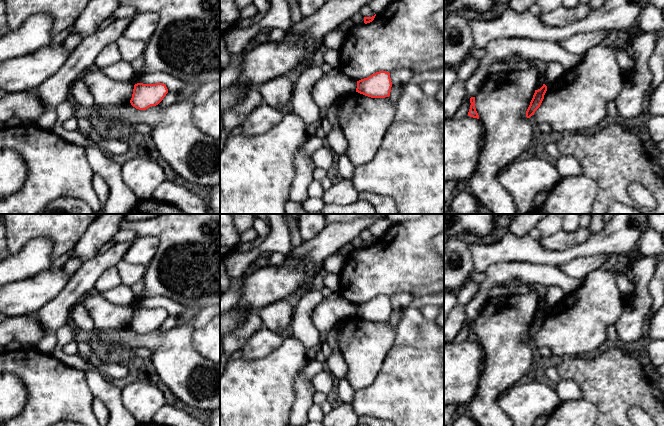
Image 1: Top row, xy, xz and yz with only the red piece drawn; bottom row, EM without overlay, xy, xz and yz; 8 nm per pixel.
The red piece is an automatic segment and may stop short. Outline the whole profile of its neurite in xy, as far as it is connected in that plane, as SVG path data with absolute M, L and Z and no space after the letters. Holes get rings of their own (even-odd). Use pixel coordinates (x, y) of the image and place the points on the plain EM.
M163 307L134 309L130 327L139 334L146 334L151 330L158 329L168 317L168 313Z

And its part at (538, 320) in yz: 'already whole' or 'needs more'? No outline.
already whole

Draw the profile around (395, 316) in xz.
M392 309L389 322L393 328L396 328L398 326L401 315L402 315L402 312Z

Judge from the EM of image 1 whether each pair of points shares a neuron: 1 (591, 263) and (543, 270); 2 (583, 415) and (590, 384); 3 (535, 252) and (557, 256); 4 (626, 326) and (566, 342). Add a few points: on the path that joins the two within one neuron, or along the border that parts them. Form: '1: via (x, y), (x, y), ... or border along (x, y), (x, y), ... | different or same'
1: border along (555, 266), (572, 277), (580, 277) | different
2: border along (584, 398), (595, 406), (597, 415) | different
3: via (540, 255), (552, 256) | same
4: border along (622, 302), (622, 311), (613, 324) | different

